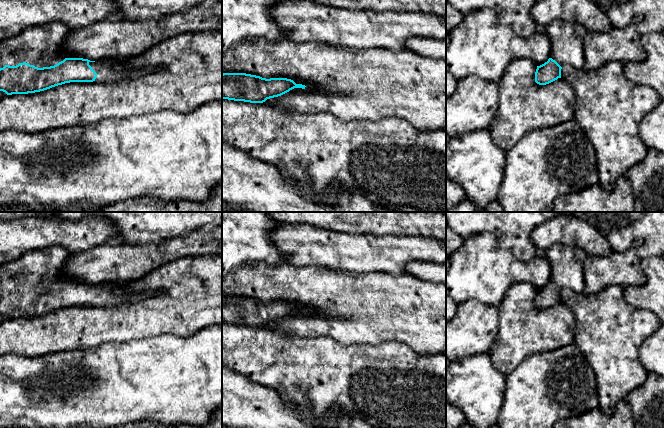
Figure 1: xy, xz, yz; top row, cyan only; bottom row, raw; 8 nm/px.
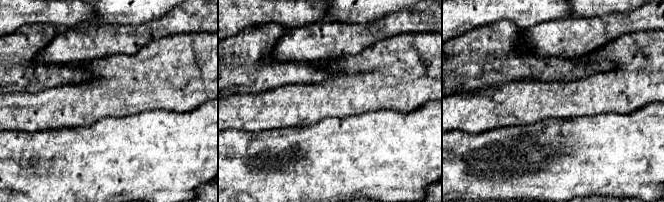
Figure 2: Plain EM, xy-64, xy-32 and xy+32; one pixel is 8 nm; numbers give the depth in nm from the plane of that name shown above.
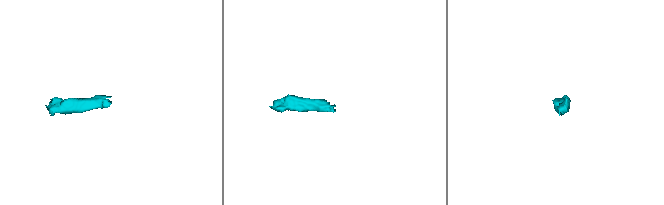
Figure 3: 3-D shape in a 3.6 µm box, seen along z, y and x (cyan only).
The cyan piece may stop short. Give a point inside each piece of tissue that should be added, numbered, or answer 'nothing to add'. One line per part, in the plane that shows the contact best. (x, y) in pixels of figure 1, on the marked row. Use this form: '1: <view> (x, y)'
1: xy (41, 45)

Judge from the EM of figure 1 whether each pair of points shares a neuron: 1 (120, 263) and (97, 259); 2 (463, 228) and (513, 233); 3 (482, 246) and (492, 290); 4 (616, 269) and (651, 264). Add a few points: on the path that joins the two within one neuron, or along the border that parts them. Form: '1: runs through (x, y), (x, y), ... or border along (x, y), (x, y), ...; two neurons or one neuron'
1: runs through (114, 263), (103, 263); one neuron
2: runs through (475, 224), (501, 224); one neuron
3: runs through (482, 257), (482, 269), (487, 279); one neuron
4: border along (642, 259), (645, 282), (640, 285), (628, 285); two neurons

